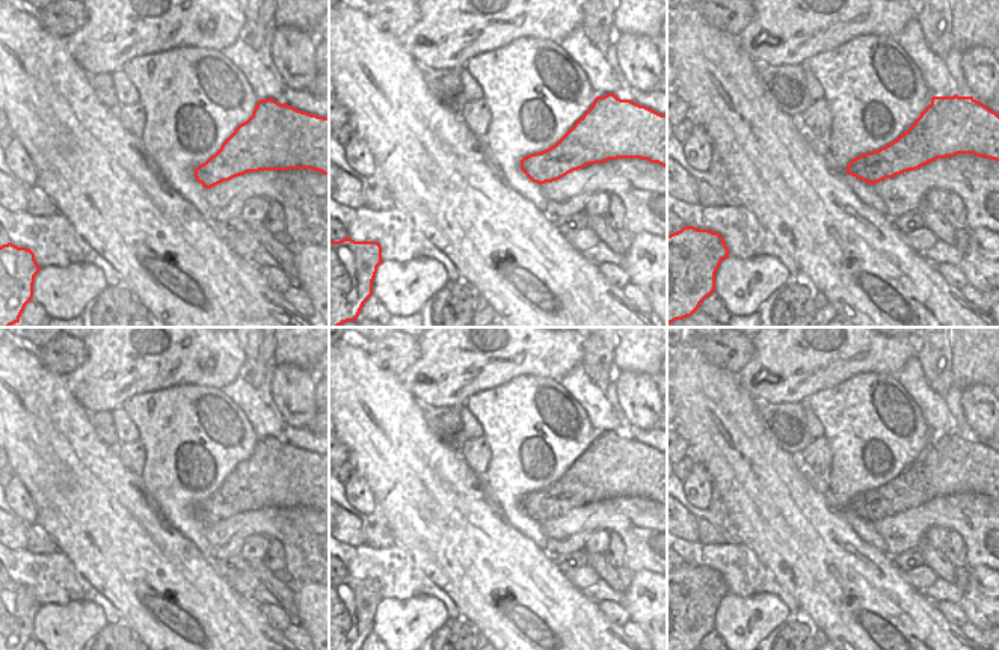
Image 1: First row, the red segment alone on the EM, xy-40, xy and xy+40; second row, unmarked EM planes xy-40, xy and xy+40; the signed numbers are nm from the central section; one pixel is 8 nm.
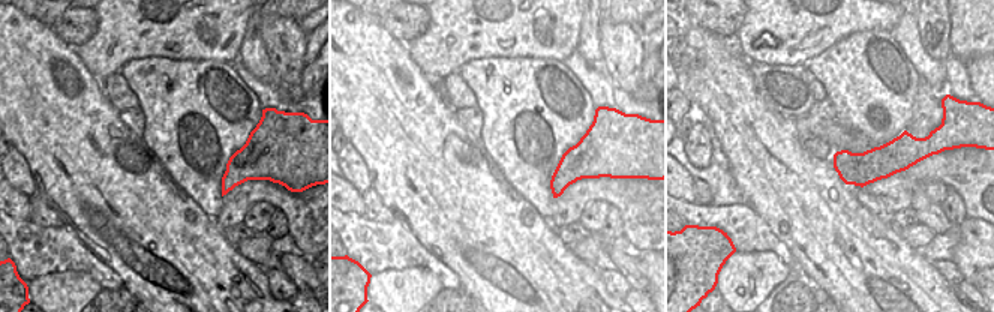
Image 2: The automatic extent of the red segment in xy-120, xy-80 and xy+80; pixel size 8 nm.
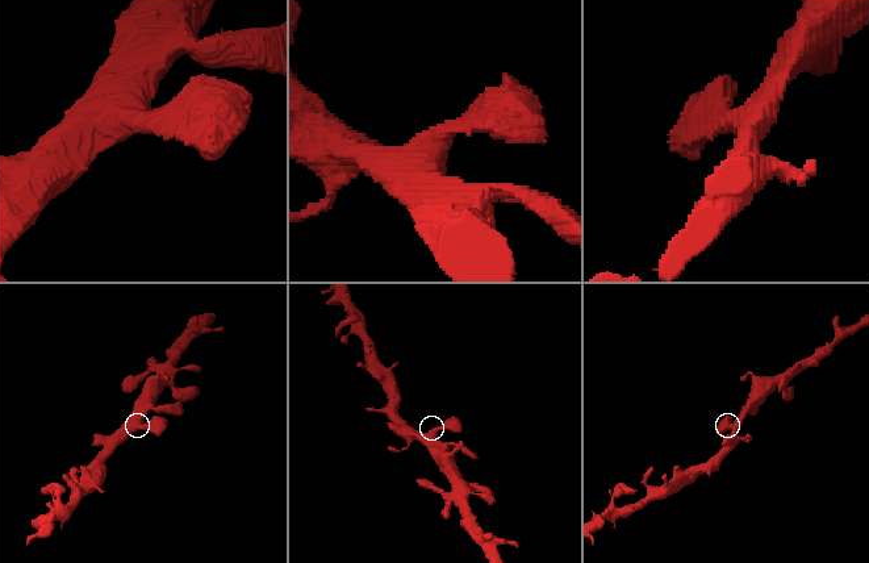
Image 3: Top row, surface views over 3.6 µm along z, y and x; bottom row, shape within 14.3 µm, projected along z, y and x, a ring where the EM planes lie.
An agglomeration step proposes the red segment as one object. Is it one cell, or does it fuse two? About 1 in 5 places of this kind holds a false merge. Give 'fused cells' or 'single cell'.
single cell

